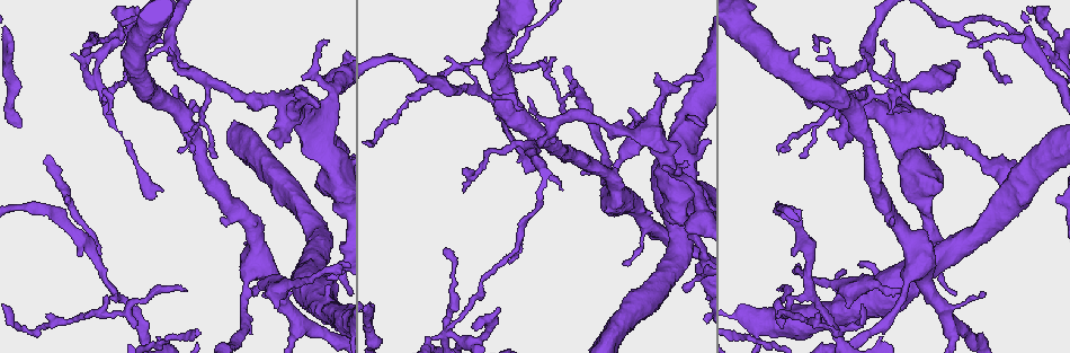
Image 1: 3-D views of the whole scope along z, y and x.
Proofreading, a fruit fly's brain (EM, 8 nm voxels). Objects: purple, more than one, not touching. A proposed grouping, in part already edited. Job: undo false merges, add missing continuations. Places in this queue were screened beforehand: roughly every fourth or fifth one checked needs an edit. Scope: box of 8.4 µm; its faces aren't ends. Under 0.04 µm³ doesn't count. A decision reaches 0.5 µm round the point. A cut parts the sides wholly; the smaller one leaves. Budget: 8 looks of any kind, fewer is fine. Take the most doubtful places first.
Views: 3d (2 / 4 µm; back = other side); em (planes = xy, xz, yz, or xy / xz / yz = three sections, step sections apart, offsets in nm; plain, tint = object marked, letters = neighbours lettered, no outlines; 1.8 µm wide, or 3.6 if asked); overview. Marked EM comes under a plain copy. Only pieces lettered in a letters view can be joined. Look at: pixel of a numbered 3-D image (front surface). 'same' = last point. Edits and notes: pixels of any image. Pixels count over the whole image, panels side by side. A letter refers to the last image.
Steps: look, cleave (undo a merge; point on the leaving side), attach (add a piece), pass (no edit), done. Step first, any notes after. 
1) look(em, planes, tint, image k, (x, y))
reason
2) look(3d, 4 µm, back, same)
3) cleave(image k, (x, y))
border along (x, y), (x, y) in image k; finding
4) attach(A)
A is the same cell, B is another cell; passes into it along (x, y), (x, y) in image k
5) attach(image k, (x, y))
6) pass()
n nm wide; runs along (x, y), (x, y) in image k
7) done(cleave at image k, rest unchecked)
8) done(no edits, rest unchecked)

look(3d, 4 µm, image 1, (545, 59))
an open end

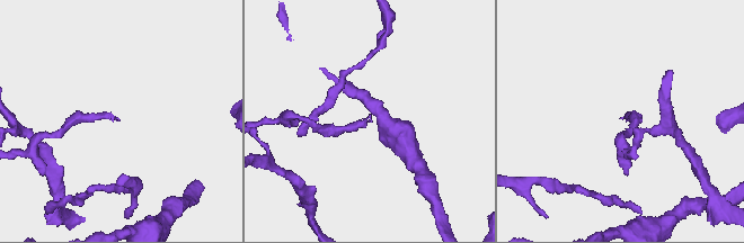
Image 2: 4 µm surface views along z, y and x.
look(em, planes, letters, image 2, (626, 119))

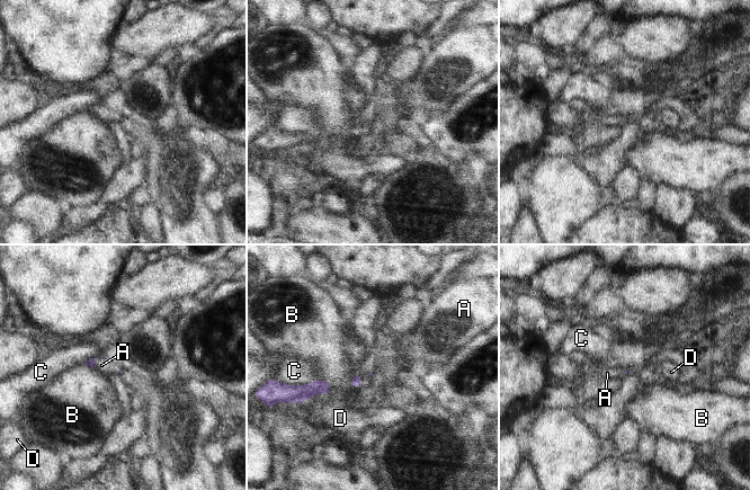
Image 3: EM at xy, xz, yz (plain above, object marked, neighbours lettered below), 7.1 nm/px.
attach(A)
A is the same cell, B, C and D are other cells; passes into it along (355, 381), (358, 374), (384, 350) in image 3; the neuron continues

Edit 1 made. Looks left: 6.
look(overview)
redraw

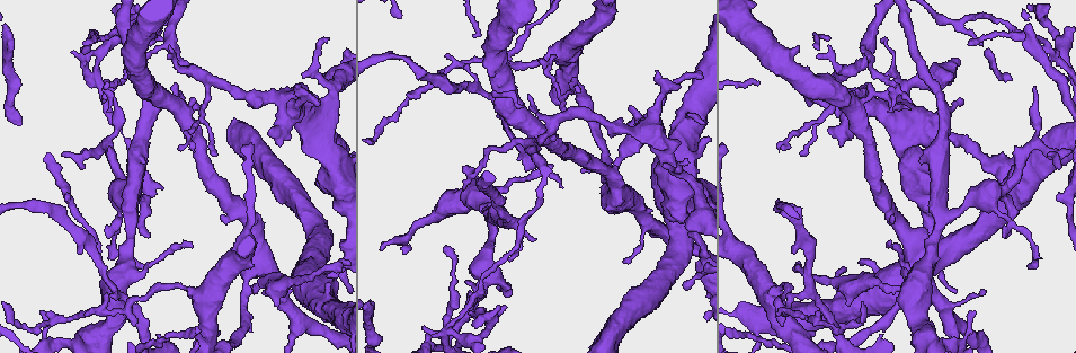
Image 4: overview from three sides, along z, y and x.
look(3d, 4 µm, image 4, (892, 119))
thin neck

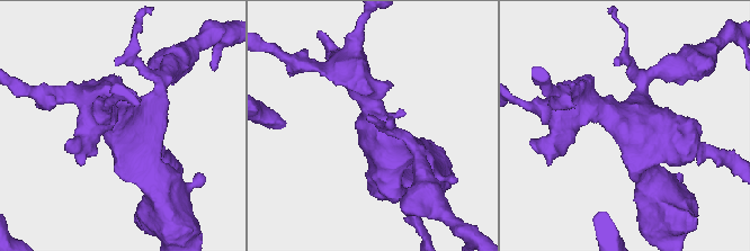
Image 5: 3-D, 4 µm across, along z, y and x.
look(em, 3.6 µm, yz, step 8, tint, image 5, (119, 122))

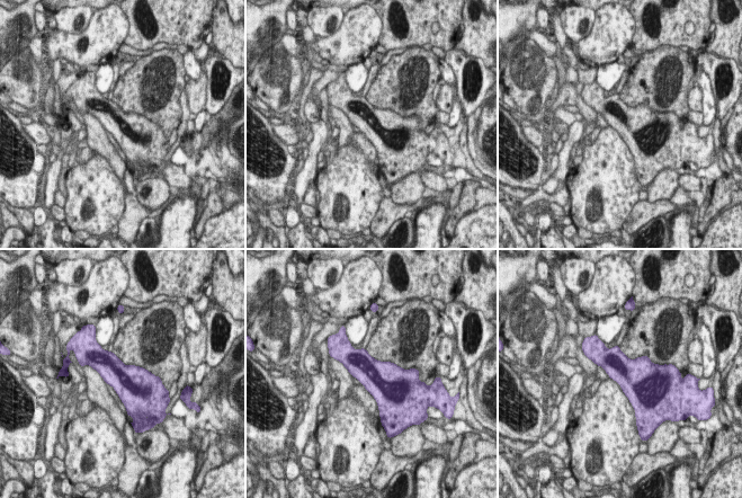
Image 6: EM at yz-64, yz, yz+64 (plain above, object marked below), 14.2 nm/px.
look(em, 3.6 µm, planes, letters, same)

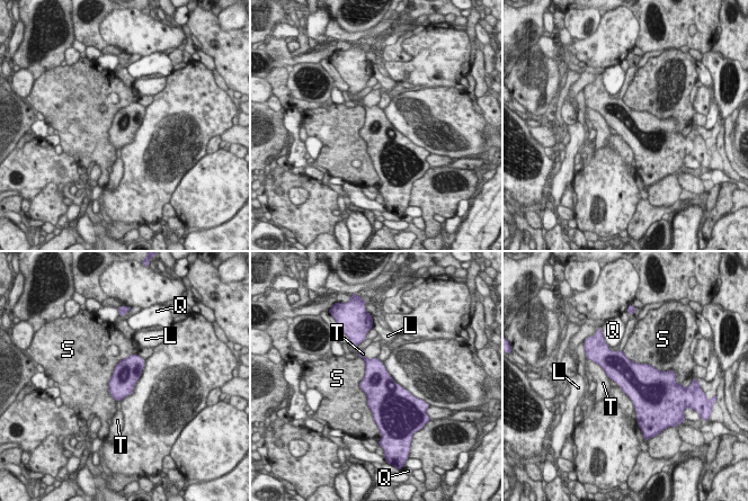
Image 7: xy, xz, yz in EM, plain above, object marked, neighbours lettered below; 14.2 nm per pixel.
pass()
L, Q, S and T are other cells; border along (357, 355), (373, 415) in image 7; continuous, no second neuron

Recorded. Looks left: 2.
look(em, yz, step 8, letters, image 4, (961, 102))
branch stops here

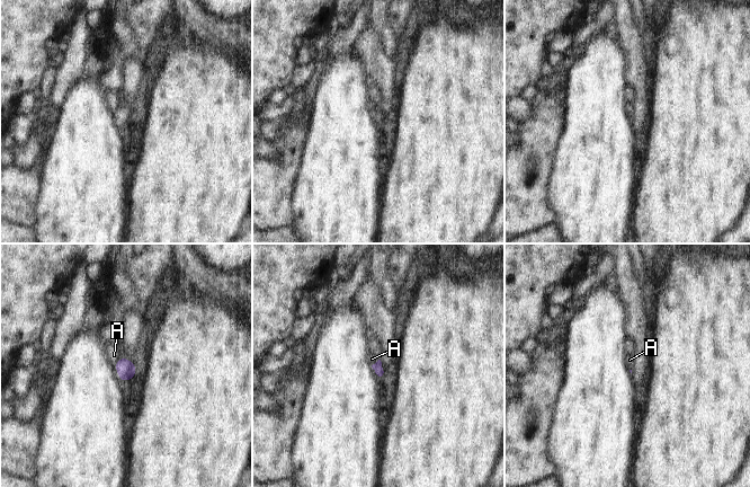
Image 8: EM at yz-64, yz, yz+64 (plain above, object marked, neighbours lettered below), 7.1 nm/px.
look(em, planes, letters, same)

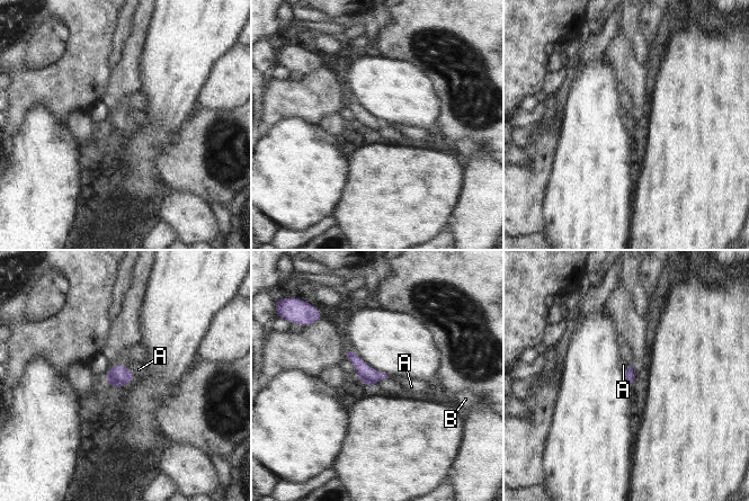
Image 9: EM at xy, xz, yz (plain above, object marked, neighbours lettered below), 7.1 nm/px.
attach(B)
B is the same cell, A is another cell; passes into it along (118, 375), (121, 365), (137, 352) in image 9; it goes on there

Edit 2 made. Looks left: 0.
done(attach at image 3, attach at image 9, rest unchecked)

